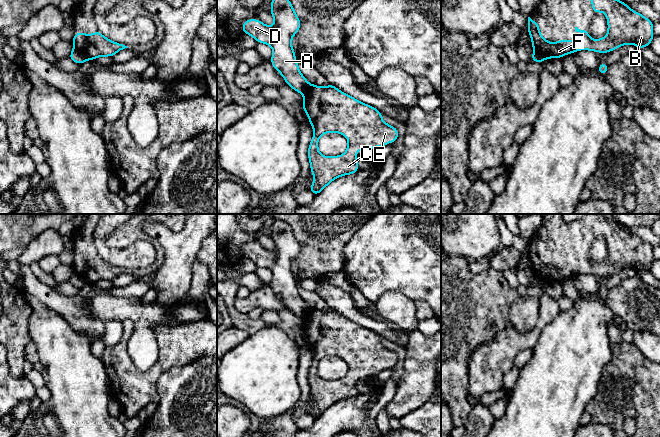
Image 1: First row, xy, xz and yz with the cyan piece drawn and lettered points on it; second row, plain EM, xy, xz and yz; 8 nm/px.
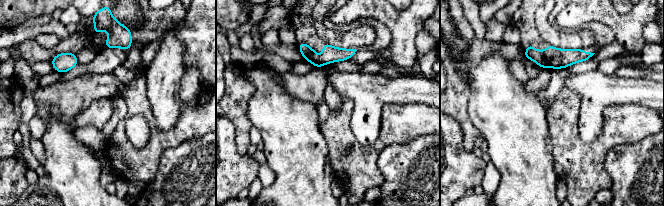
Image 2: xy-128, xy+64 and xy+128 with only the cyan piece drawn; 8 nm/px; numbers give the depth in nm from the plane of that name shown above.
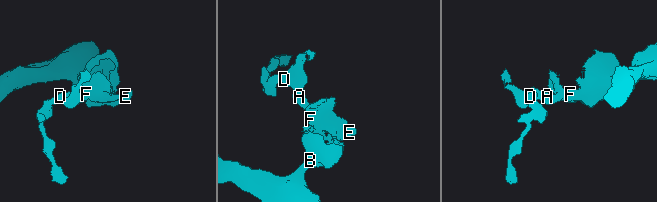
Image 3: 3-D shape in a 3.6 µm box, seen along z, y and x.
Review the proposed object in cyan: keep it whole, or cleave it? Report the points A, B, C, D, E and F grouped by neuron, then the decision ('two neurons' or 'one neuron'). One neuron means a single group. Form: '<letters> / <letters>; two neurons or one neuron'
A D / B C E F; two neurons

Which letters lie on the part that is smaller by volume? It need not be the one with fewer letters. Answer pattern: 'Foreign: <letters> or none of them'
Foreign: A, D

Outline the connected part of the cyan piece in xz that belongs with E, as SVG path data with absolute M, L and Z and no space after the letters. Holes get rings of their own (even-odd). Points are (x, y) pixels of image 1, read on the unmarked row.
M332 308L328 311L311 309L304 317L302 332L307 337L309 347L314 357L308 372L308 382L311 390L311 397L314 399L314 406L309 414L316 420L330 406L336 402L358 396L356 374L374 373L383 371L389 366L393 367L398 362L398 354L382 344L382 337L376 332L364 328L357 323L341 316ZM327 356L337 356L347 360L348 372L343 379L326 381L318 376L318 363Z

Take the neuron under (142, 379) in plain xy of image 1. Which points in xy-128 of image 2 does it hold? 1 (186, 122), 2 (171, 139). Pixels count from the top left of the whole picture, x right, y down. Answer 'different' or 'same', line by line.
1: same
2: same

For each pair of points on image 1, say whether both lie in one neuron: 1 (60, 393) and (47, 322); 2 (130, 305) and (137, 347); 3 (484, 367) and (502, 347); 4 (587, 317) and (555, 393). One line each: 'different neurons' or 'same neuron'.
1: same neuron
2: same neuron
3: same neuron
4: same neuron

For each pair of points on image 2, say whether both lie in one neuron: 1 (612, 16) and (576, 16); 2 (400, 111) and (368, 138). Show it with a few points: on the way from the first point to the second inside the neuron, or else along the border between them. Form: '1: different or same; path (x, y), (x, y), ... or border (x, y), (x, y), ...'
1: same; path (603, 14), (585, 14)
2: different; border (387, 104), (382, 108), (380, 134), (367, 146)

